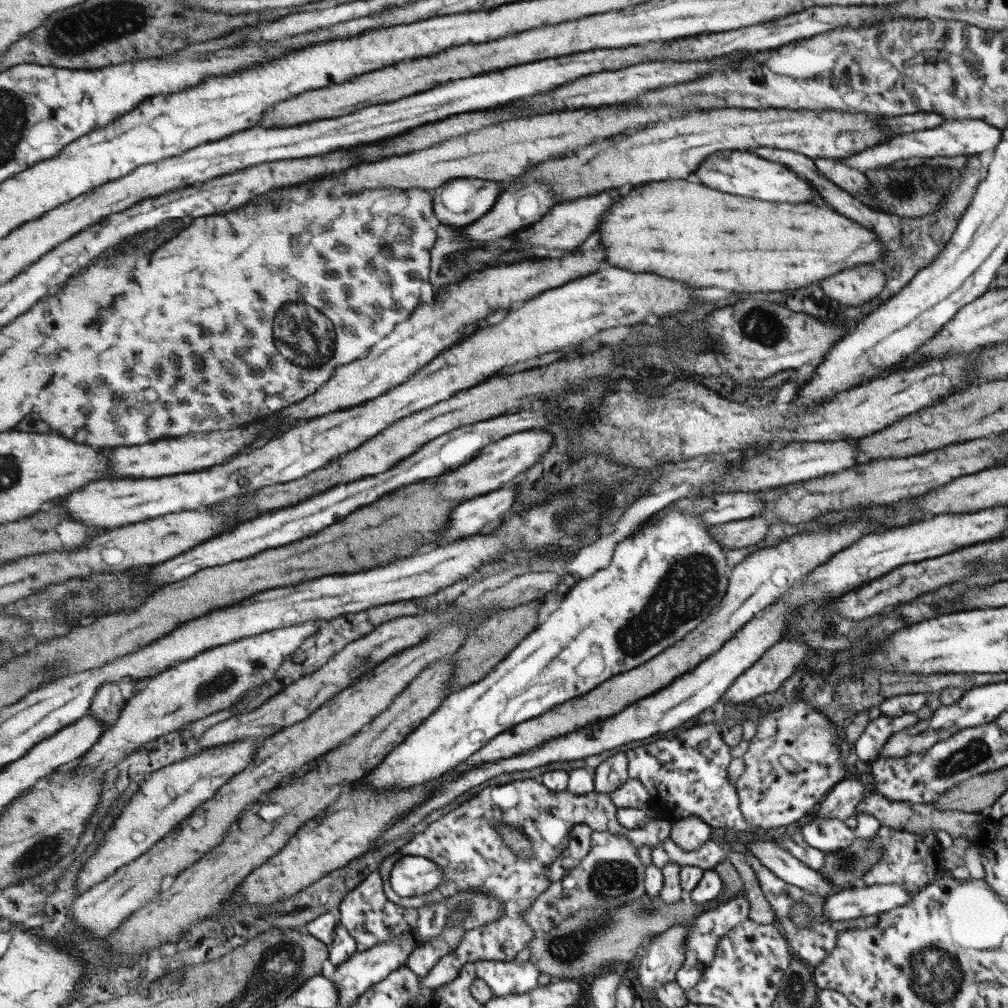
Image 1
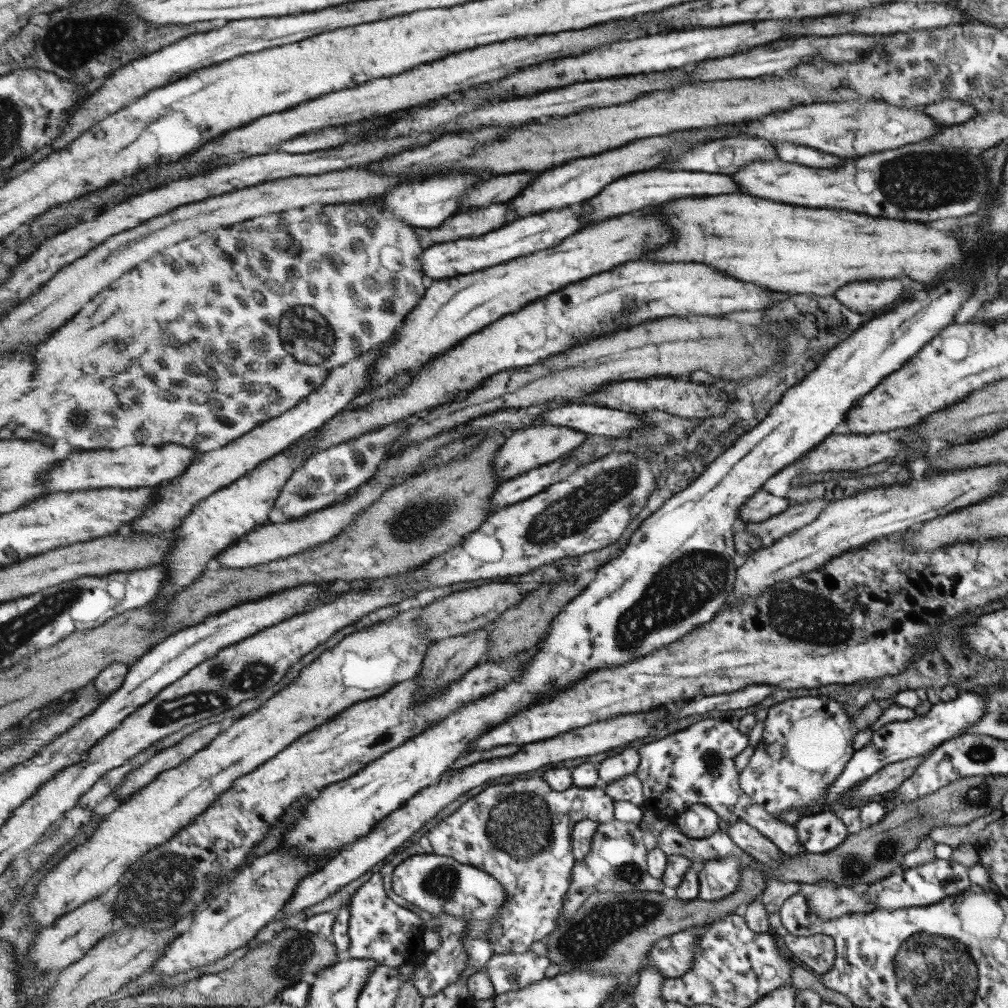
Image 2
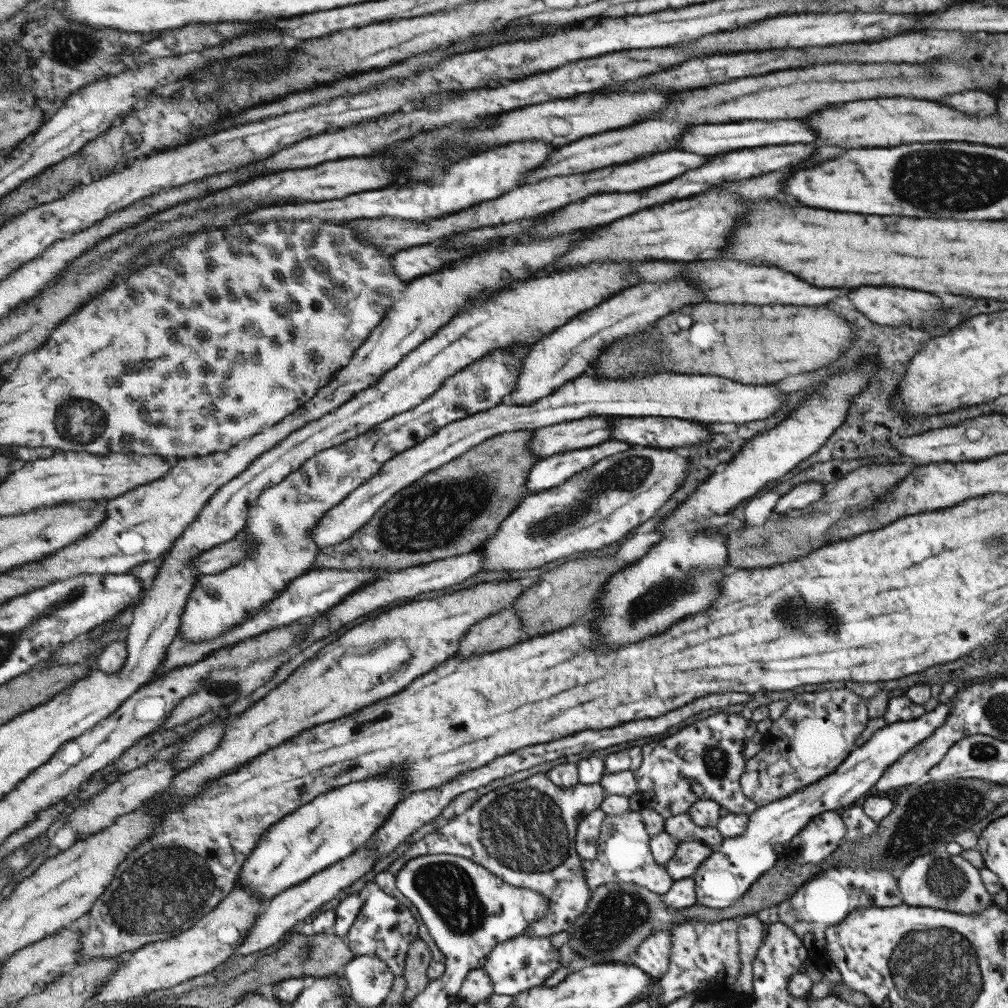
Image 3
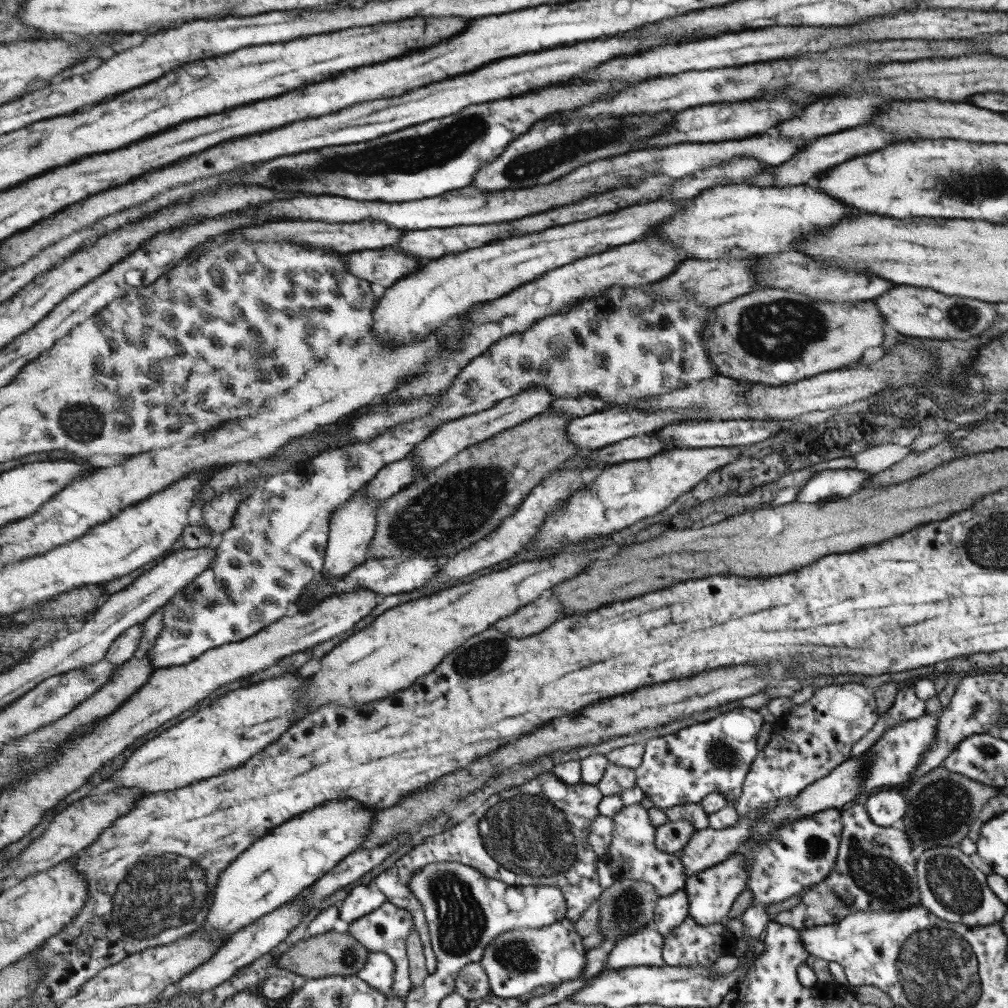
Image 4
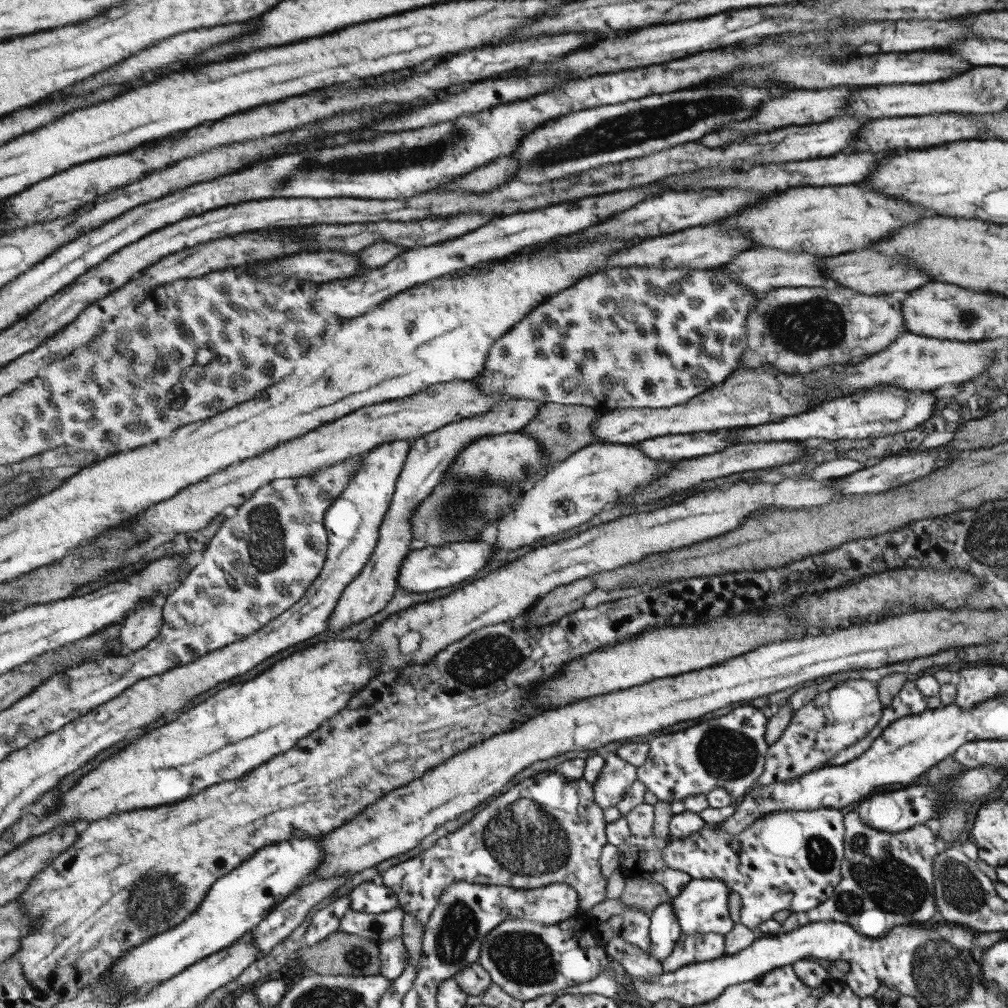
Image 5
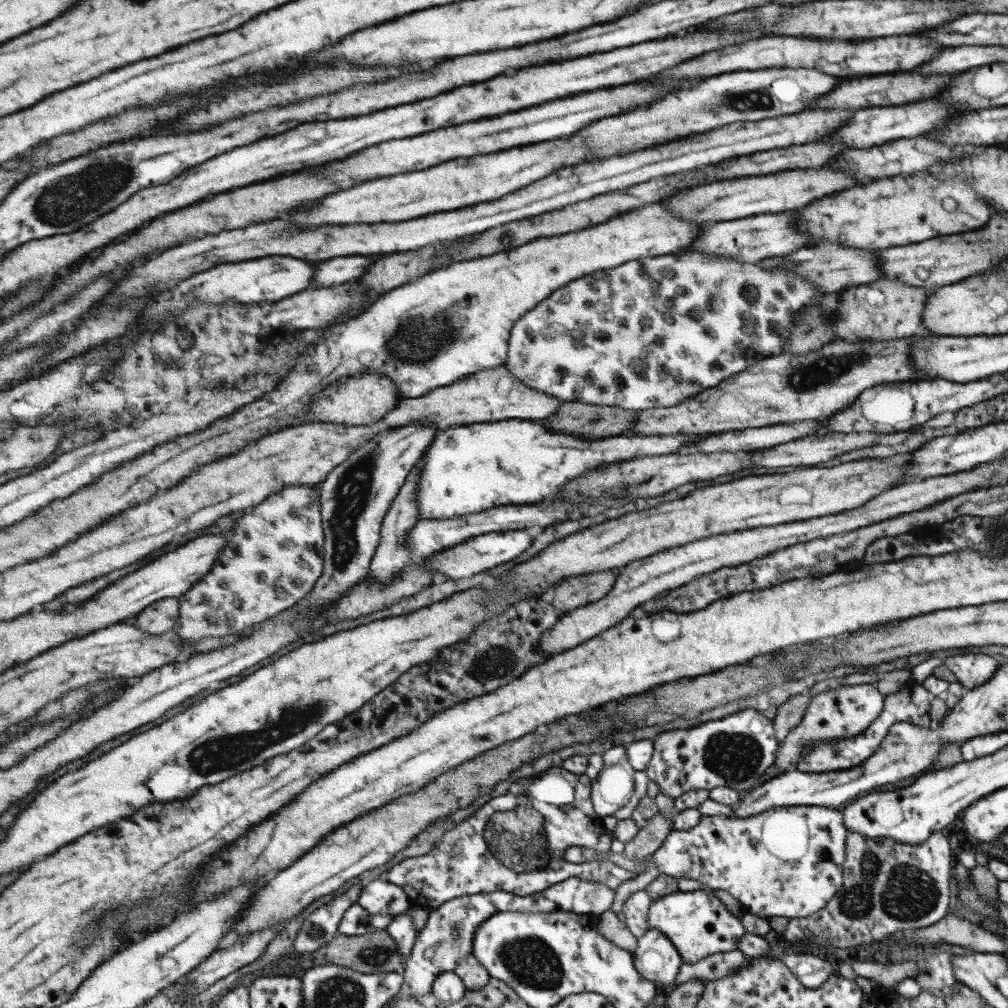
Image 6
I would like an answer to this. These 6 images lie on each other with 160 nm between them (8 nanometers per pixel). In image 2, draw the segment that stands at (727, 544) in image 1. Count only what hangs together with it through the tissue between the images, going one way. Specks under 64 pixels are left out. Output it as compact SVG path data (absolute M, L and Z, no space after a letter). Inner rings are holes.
M812 499L801 505L793 505L761 522L745 523L745 530L755 536L770 536L776 541L778 538L789 534L792 530L797 530L809 524L826 504L825 499Z

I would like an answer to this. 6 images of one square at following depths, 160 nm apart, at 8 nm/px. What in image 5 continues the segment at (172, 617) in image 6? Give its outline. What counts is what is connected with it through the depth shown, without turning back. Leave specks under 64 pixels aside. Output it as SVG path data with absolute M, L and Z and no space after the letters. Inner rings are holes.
M159 602L139 607L129 614L120 631L120 643L126 648L125 651L145 648L159 636L165 624L163 611L163 603Z

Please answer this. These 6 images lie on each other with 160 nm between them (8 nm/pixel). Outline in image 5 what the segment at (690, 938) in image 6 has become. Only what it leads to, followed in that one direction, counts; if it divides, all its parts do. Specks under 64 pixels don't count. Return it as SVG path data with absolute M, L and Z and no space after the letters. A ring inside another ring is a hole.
M690 879L679 891L679 894L675 898L670 899L670 905L679 921L682 935L697 936L715 933L724 936L724 934L727 934L734 925L728 915L729 893L729 888L721 879Z

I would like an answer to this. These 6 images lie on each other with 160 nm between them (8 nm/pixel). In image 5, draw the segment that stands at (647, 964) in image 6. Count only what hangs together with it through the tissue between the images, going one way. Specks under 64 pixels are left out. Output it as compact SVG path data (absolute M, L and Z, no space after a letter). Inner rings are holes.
M670 900L658 904L649 915L649 955L659 961L659 964L663 964L662 960L670 955L675 941L682 935L679 921L670 905Z

